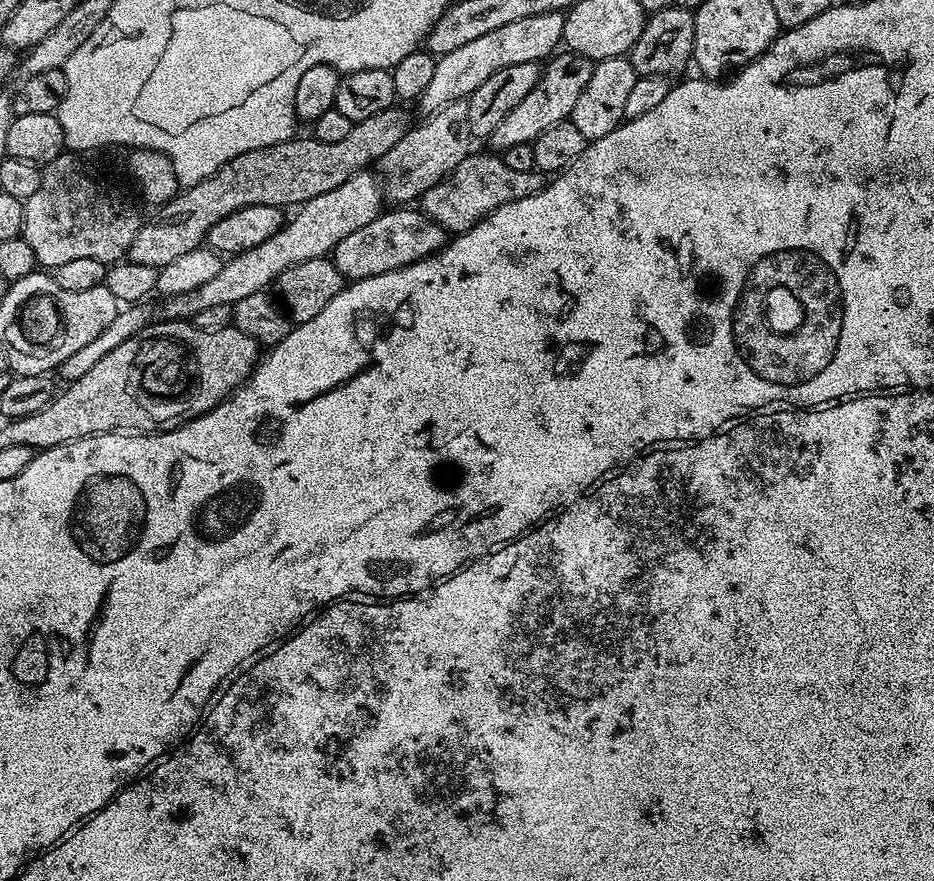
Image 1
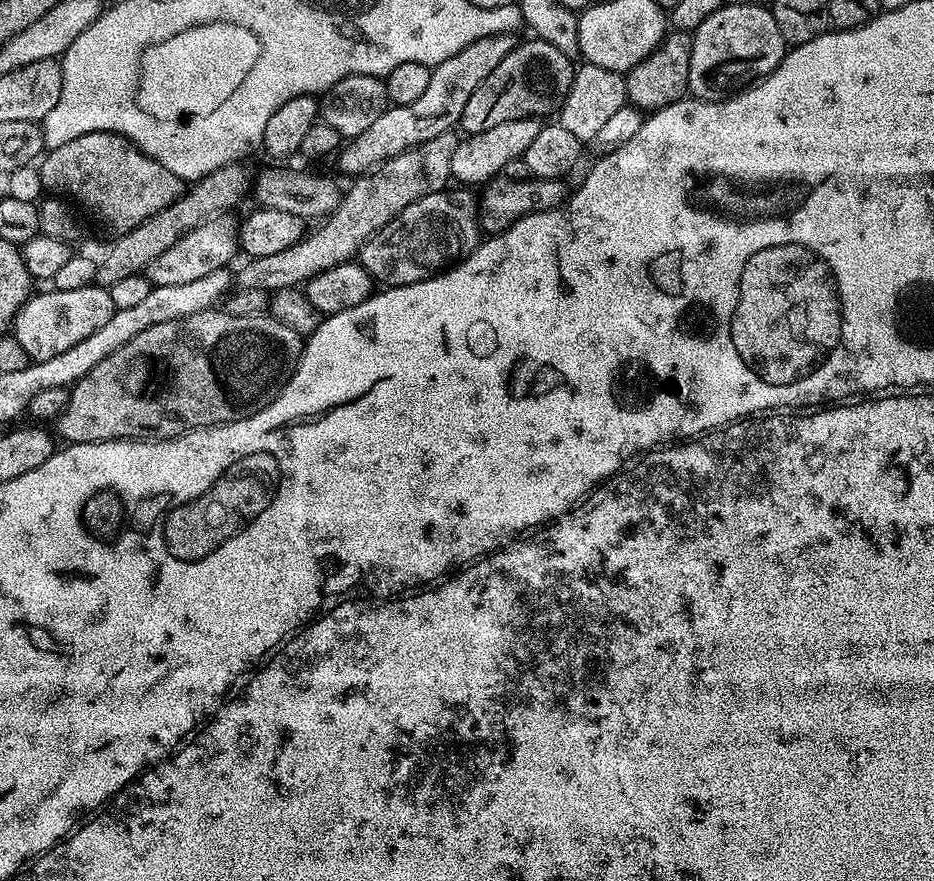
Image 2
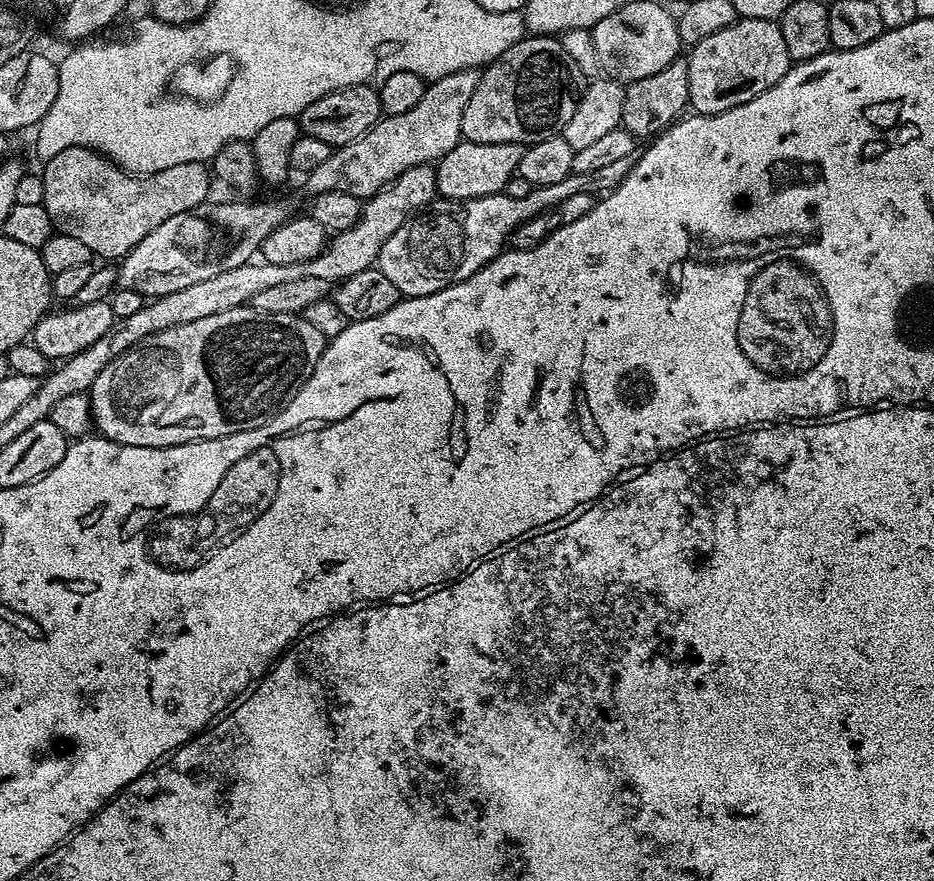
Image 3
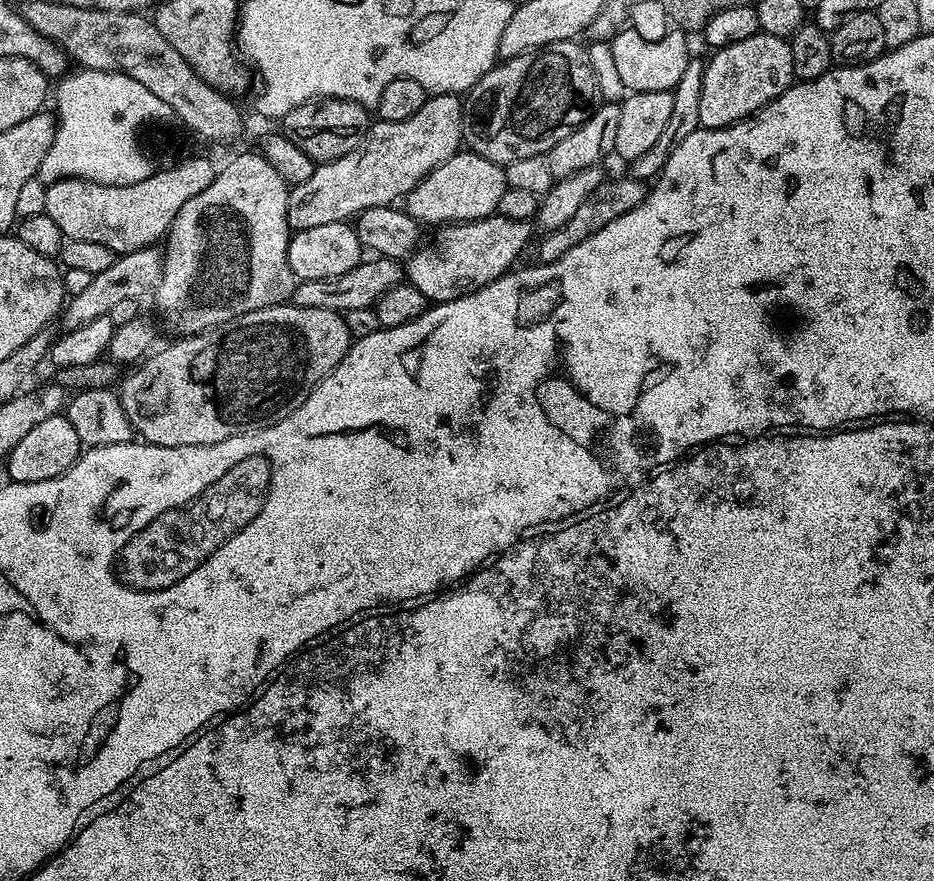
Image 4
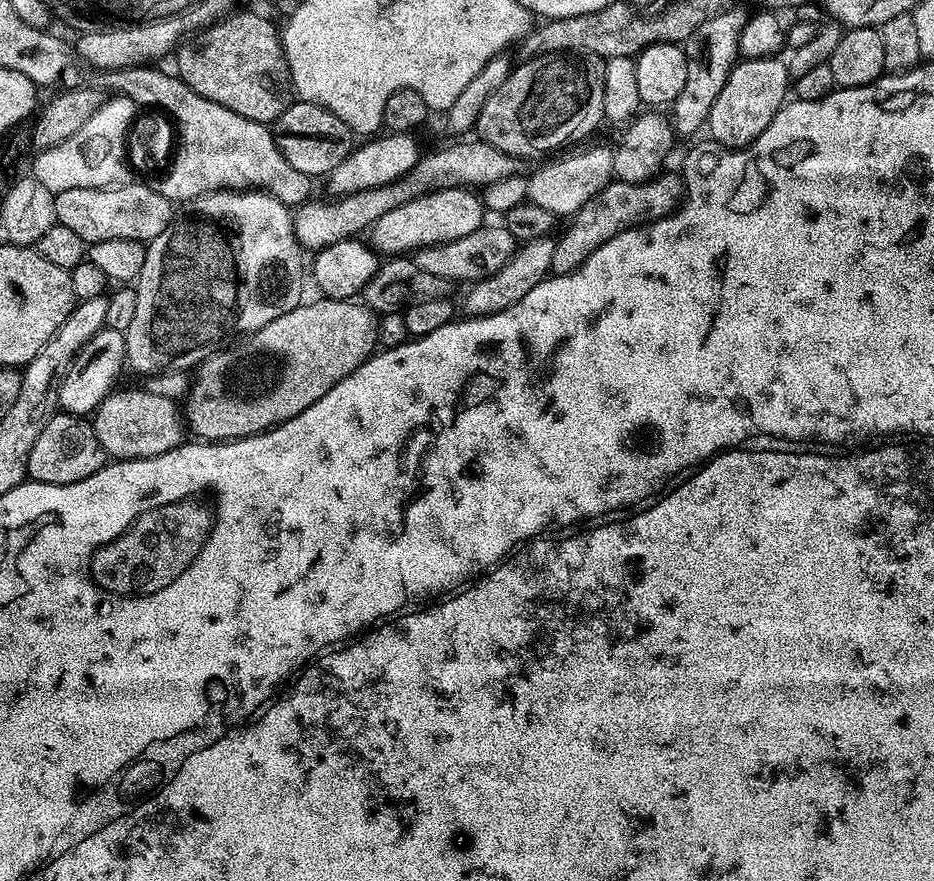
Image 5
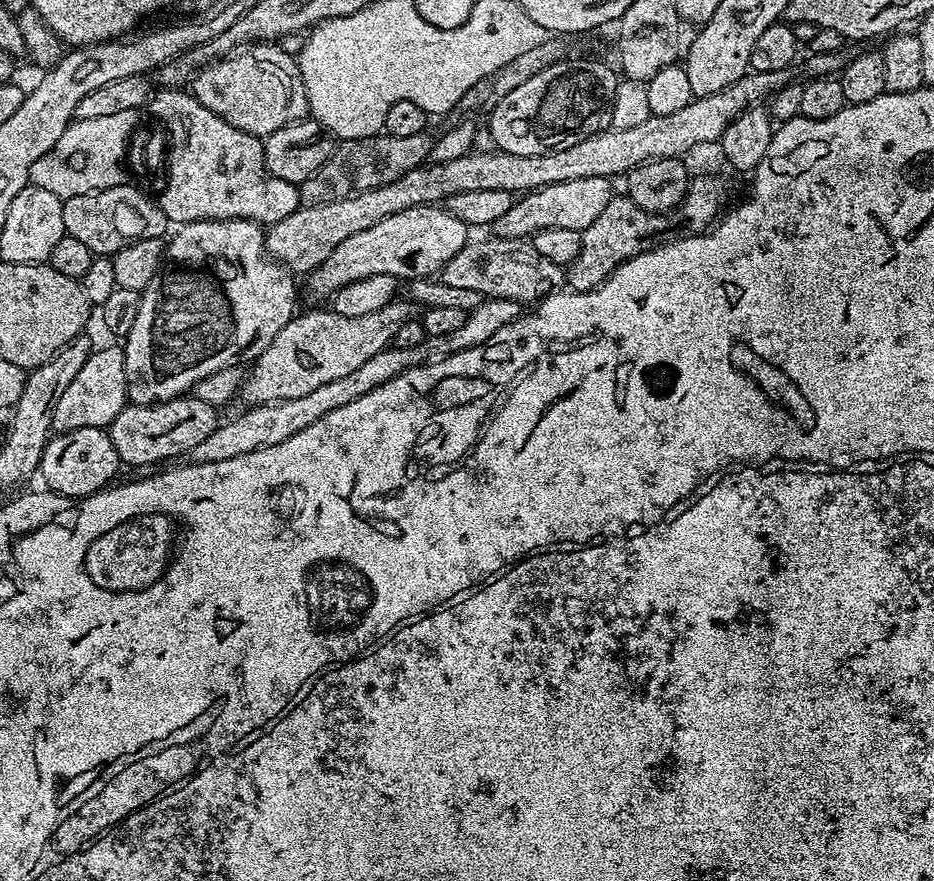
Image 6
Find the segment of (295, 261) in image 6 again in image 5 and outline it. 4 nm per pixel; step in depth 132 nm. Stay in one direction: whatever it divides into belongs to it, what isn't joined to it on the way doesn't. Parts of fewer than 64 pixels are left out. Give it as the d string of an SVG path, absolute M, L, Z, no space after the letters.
M468 139L472 140L466 141L465 144L452 144L449 148L442 148L430 156L423 155L420 163L416 164L414 170L408 172L403 180L396 180L386 187L348 194L341 199L343 202L330 205L316 204L317 202L299 205L294 212L294 223L296 241L301 249L319 250L334 242L359 237L367 233L372 225L378 222L378 218L382 218L382 214L387 214L414 198L424 196L427 192L437 192L443 188L487 190L494 182L517 175L517 157L502 154L502 150L494 150L494 146L490 146L485 140Z

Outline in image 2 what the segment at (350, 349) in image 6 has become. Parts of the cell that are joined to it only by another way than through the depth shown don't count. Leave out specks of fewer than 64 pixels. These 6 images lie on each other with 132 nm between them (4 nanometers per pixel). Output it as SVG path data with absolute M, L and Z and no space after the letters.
M209 310L162 326L142 330L110 358L98 362L90 374L71 385L68 405L54 427L68 444L97 444L107 440L171 440L196 428L229 424L271 404L300 361L302 338L271 315L230 318L221 310Z

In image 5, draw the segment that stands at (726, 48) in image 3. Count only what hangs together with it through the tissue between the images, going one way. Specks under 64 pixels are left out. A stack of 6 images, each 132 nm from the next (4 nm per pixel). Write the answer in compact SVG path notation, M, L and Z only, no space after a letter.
M776 56L754 58L753 60L741 59L730 70L730 78L726 78L726 86L722 86L722 90L718 93L718 98L714 98L714 106L710 106L706 132L712 135L709 137L716 138L719 137L716 135L719 134L720 128L726 127L727 124L732 124L735 120L748 120L748 124L752 129L749 130L747 139L754 141L758 138L758 134L762 134L762 130L766 130L766 126L770 126L770 122L774 122L778 110L784 107L789 96L790 77L783 59L777 58Z

